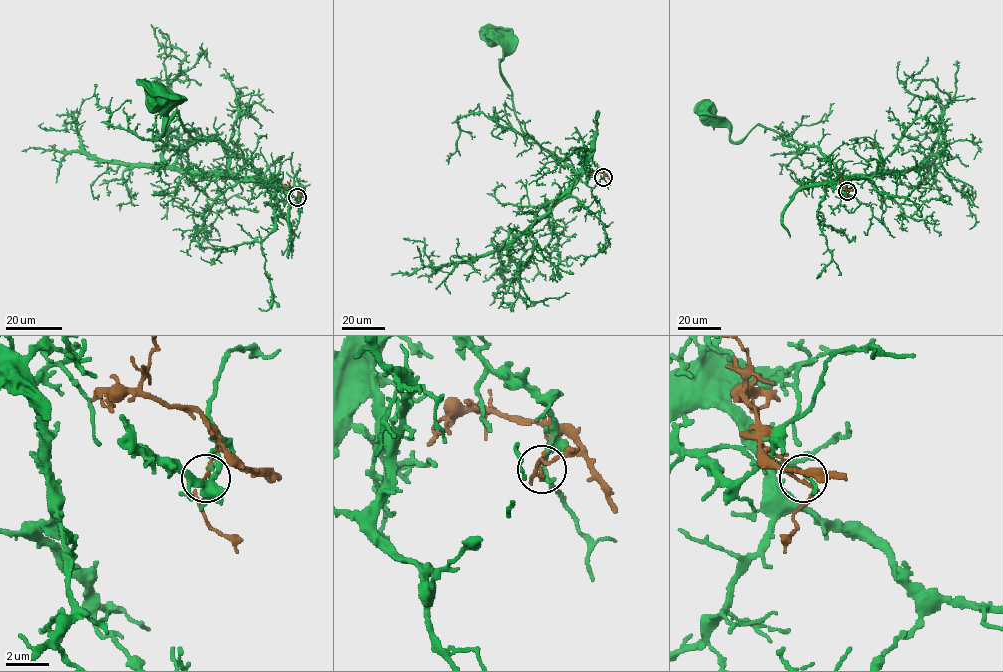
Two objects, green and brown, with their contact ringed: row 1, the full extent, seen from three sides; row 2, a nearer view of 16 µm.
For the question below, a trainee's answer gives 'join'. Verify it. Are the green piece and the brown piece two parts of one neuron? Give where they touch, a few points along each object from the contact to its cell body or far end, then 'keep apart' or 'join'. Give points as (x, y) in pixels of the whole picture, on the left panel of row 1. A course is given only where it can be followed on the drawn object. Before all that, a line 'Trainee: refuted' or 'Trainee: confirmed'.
Trainee: refuted
place (297, 197); course green (297, 198), (276, 189), (227, 147), (193, 136), (176, 112), (163, 134), (167, 110), (153, 97), (157, 95); course brown (297, 198), (296, 189), (288, 186), (290, 179); keep apart

